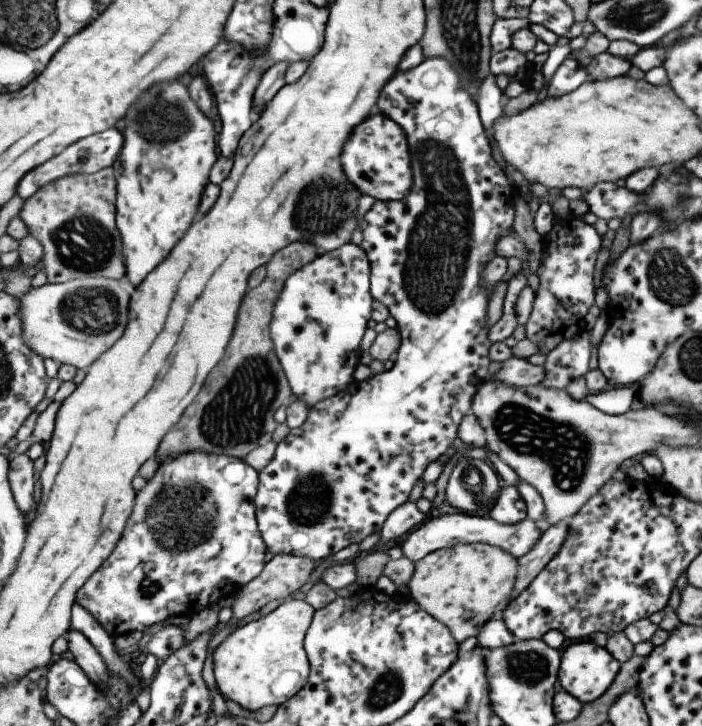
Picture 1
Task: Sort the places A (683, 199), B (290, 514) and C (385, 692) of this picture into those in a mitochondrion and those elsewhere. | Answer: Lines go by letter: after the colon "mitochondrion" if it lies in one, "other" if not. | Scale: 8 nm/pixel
A: mitochondrion
B: mitochondrion
C: mitochondrion

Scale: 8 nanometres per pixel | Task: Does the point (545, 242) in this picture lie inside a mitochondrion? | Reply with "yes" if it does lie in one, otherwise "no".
no

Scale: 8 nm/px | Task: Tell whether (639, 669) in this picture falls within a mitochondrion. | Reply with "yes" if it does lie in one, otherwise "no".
no

